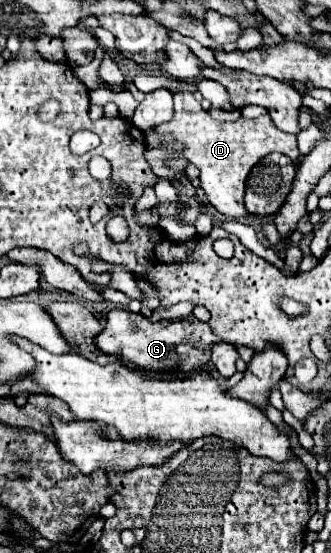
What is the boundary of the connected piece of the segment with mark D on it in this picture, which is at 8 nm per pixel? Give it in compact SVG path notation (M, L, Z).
M193 94L175 96L173 120L167 124L159 124L157 128L149 128L143 134L145 134L145 144L149 148L161 148L163 136L171 136L171 140L177 140L183 146L183 156L199 168L201 188L207 194L209 202L217 208L217 212L231 218L247 216L247 210L243 204L245 180L249 170L263 156L271 152L281 152L289 156L293 162L301 158L301 152L297 148L297 136L281 132L273 124L273 120L269 120L269 114L263 114L255 120L239 118L237 122L215 122L193 98Z

